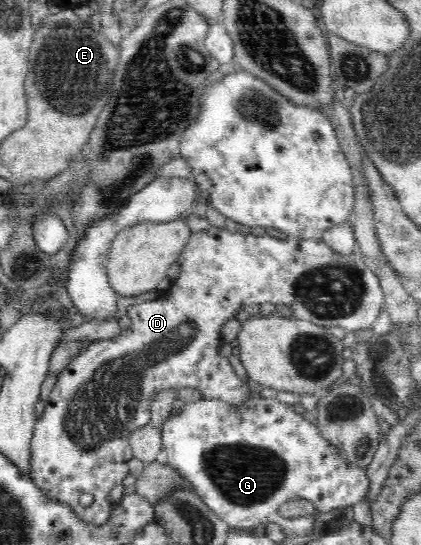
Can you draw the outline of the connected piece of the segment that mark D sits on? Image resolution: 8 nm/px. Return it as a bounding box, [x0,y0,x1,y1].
[30,226,385,527]

